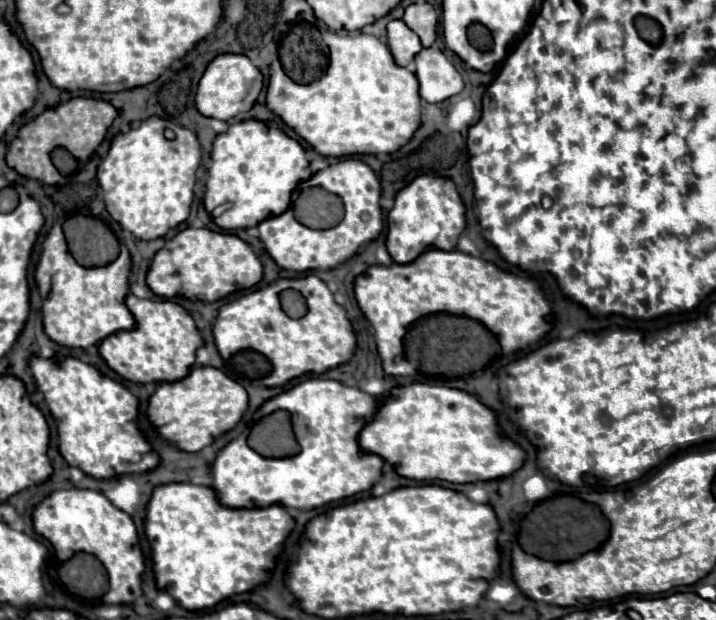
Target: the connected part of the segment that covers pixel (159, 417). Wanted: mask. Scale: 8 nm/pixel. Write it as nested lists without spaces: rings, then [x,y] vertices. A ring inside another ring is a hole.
[[[196,366],[192,372],[178,382],[162,382],[158,390],[152,394],[148,404],[148,416],[150,422],[158,428],[158,434],[170,442],[174,442],[178,448],[186,452],[198,452],[204,446],[210,446],[220,434],[232,430],[248,410],[248,392],[244,386],[240,386],[236,380],[228,378],[222,370],[212,366]]]

